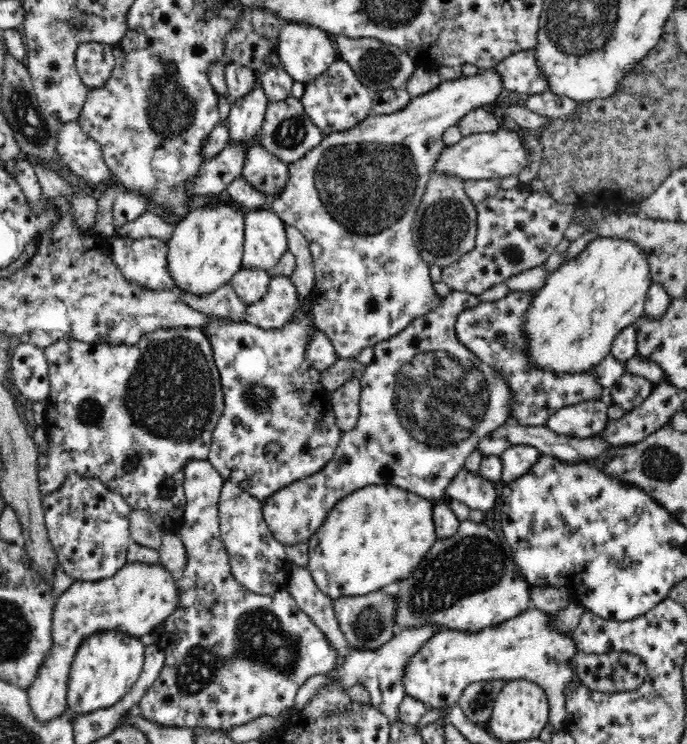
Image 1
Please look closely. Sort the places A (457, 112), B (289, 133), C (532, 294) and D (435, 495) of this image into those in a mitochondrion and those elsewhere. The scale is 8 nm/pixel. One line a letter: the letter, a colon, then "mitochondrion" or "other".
A: other
B: mitochondrion
C: other
D: other

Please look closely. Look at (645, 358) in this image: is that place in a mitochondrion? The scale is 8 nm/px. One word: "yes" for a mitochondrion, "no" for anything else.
no

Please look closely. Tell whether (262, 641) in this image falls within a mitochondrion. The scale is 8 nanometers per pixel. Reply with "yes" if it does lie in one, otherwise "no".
yes

